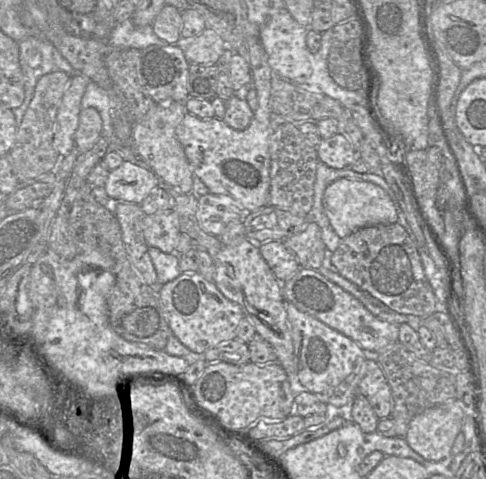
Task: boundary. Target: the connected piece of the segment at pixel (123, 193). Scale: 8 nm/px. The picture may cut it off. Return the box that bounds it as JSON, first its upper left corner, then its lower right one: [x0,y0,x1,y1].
[104,161,160,205]

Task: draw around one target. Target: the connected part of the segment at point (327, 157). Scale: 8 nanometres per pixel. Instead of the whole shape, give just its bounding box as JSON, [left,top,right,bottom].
[316,134,359,169]

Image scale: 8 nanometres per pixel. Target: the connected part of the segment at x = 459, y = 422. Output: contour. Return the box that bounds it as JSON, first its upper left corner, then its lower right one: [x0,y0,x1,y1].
[404,399,470,462]

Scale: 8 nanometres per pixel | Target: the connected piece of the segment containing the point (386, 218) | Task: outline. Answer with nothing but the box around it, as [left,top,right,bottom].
[323,178,398,239]

